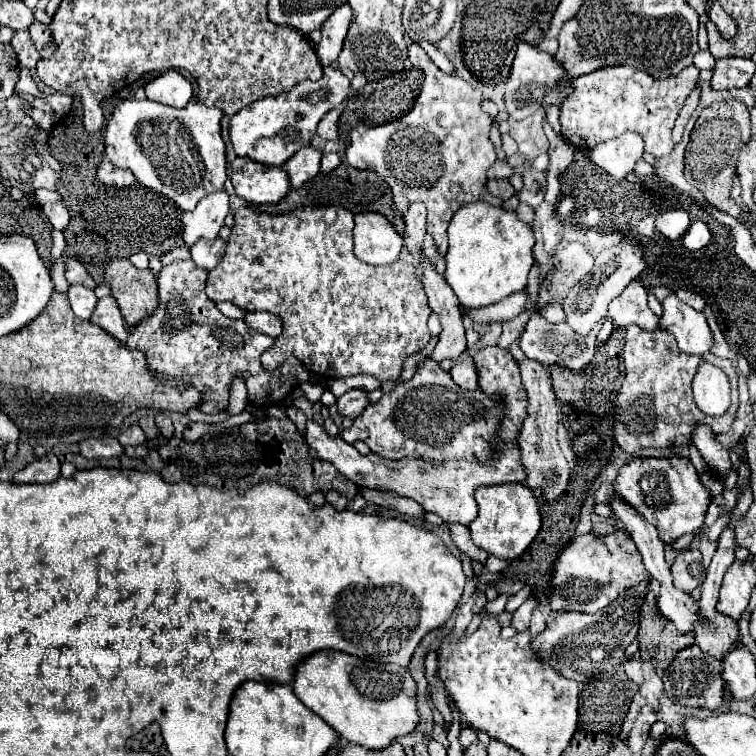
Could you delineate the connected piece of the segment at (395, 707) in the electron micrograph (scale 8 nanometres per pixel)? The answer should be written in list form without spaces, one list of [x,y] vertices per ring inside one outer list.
[[[325,649],[303,657],[293,673],[293,691],[313,713],[321,715],[343,739],[367,749],[385,749],[395,737],[411,733],[419,723],[415,707],[417,685],[409,671],[393,663],[357,659]]]

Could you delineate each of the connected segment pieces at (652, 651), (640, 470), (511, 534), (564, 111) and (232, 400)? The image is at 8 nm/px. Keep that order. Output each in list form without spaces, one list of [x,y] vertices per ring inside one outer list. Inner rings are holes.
[[[651,591],[645,595],[645,603],[641,605],[637,641],[643,663],[653,669],[667,669],[681,649],[693,645],[693,637],[677,635],[671,621],[661,617]]]
[[[671,455],[667,459],[639,457],[629,465],[623,465],[613,489],[629,505],[633,505],[651,525],[657,527],[663,543],[675,543],[685,533],[695,533],[703,525],[711,495],[701,483],[697,469],[689,459]]]
[[[505,483],[505,485],[491,485],[491,487],[479,487],[475,491],[475,501],[479,505],[477,519],[469,525],[471,539],[477,547],[485,549],[489,555],[495,555],[499,559],[515,559],[519,557],[535,539],[539,527],[541,527],[541,515],[537,501],[529,487],[523,483]]]
[[[617,65],[617,67],[605,67],[587,75],[581,75],[577,79],[573,79],[573,93],[563,101],[561,105],[561,137],[571,143],[575,149],[581,151],[589,151],[593,147],[597,147],[599,143],[605,143],[609,139],[615,139],[627,131],[639,133],[645,141],[645,151],[655,155],[655,157],[667,157],[673,149],[671,145],[671,129],[673,123],[685,103],[685,97],[689,95],[689,91],[695,87],[699,79],[699,69],[697,67],[687,67],[685,71],[681,71],[677,77],[669,77],[669,79],[653,79],[651,75],[643,73],[643,71],[635,71],[631,67],[625,65]]]
[[[237,377],[231,381],[231,387],[229,387],[229,407],[225,409],[227,415],[239,415],[245,411],[245,405],[247,405],[247,389],[245,389],[245,381],[243,377]]]

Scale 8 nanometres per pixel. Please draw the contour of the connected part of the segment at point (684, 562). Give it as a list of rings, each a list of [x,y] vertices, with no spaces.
[[[697,549],[681,551],[671,567],[671,573],[673,573],[673,585],[685,593],[691,593],[705,579],[701,553]]]

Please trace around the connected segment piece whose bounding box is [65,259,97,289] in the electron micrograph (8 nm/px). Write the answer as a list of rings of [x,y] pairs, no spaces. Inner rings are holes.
[[[67,259],[65,261],[65,275],[67,275],[67,281],[71,285],[85,285],[85,287],[91,287],[91,289],[97,287],[97,283],[89,277],[85,267],[75,259]]]

